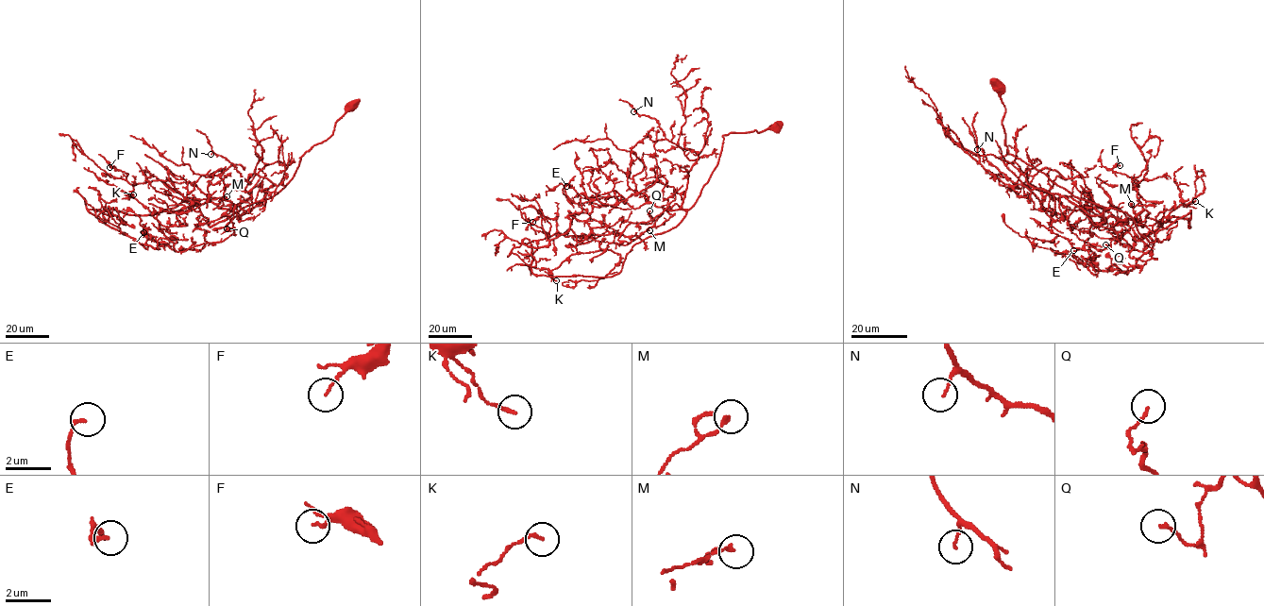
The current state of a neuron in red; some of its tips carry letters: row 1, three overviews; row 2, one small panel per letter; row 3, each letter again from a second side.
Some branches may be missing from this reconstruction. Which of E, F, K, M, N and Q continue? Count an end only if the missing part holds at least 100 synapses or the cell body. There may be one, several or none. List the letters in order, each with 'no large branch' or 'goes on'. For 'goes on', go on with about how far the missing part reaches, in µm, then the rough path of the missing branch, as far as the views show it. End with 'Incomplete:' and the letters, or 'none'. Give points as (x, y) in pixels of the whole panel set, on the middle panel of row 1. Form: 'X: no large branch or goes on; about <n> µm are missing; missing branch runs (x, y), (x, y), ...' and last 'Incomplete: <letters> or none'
E: no large branch
F: no large branch
K: no large branch
M: no large branch
N: no large branch
Q: no large branch
Incomplete: none

